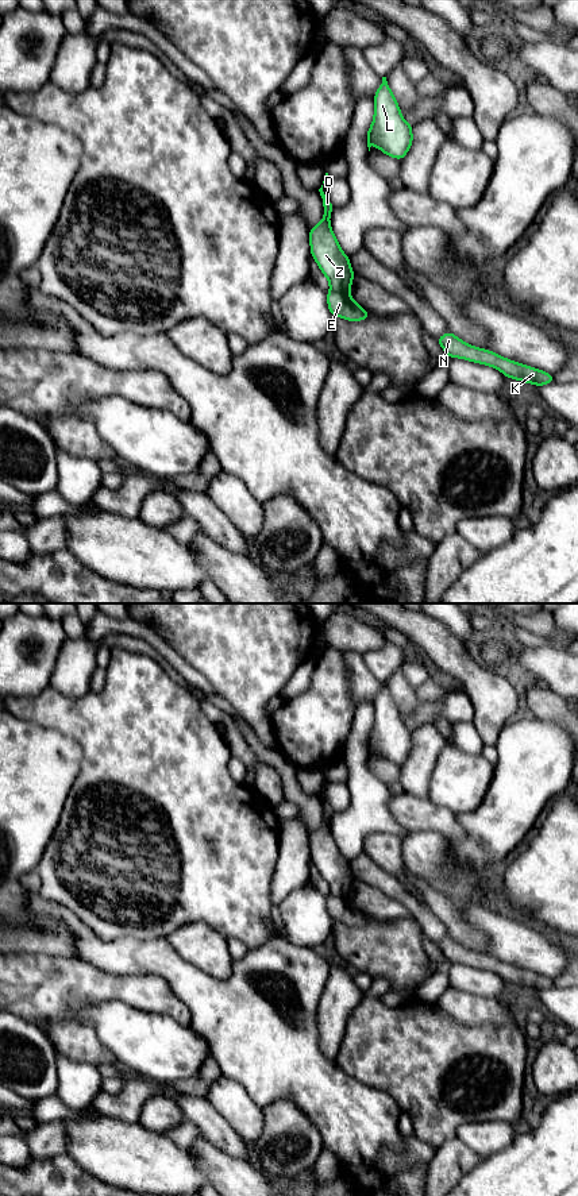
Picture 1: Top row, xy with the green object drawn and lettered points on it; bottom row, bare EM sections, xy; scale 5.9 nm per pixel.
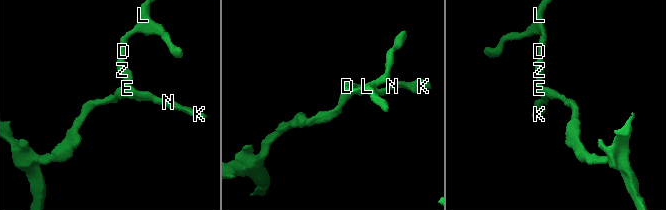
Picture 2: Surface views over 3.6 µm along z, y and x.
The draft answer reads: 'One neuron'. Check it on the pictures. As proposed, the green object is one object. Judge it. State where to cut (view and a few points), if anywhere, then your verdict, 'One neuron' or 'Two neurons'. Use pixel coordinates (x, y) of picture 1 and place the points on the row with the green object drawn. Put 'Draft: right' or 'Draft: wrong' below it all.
Split along xy (331, 289), (347, 293). Two neurons
Draft: wrong

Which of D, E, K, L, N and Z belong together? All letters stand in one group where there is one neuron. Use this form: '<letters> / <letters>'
D L Z / E K N

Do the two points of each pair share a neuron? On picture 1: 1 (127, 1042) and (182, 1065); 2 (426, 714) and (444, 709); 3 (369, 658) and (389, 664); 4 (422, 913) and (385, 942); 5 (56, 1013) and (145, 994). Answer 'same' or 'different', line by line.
1: same
2: same
3: same
4: different
5: same

